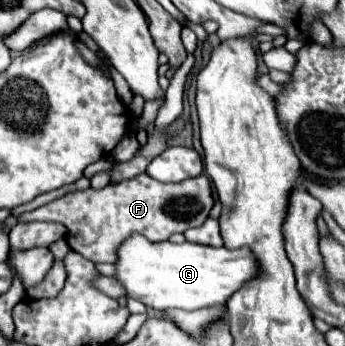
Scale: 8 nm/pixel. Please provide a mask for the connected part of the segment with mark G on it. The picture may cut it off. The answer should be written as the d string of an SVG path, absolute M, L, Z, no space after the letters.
M130 235L126 243L120 243L120 249L116 249L116 275L114 279L124 287L126 297L136 299L152 309L186 309L194 311L200 307L216 307L224 305L226 299L238 291L248 279L256 275L256 259L248 249L226 249L226 247L208 247L208 245L196 245L196 243L152 243L144 239L144 235Z

